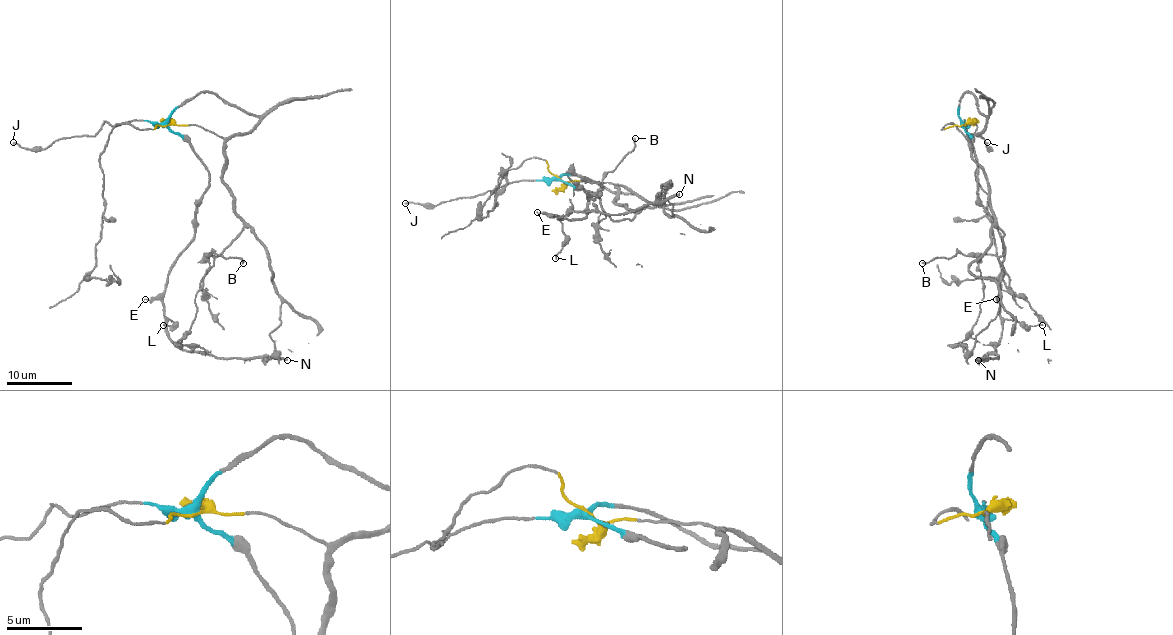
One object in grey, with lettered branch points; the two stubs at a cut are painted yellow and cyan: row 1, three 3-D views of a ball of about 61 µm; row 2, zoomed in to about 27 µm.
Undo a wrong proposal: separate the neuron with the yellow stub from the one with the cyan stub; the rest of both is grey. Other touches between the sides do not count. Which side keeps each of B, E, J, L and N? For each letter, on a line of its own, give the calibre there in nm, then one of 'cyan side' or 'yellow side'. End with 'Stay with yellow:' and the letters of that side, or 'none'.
B: 200 nm thick; yellow side
E: 160 nm thick; cyan side
J: 190 nm thick; cyan side
L: 140 nm thick; cyan side
N: 300 nm thick; cyan side
Stay with yellow: B

